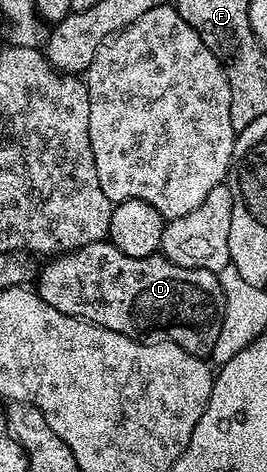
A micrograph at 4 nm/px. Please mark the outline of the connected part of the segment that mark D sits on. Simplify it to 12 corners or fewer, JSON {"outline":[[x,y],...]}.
{"outline":[[109,239],[47,260],[60,314],[213,353],[219,273]]}

